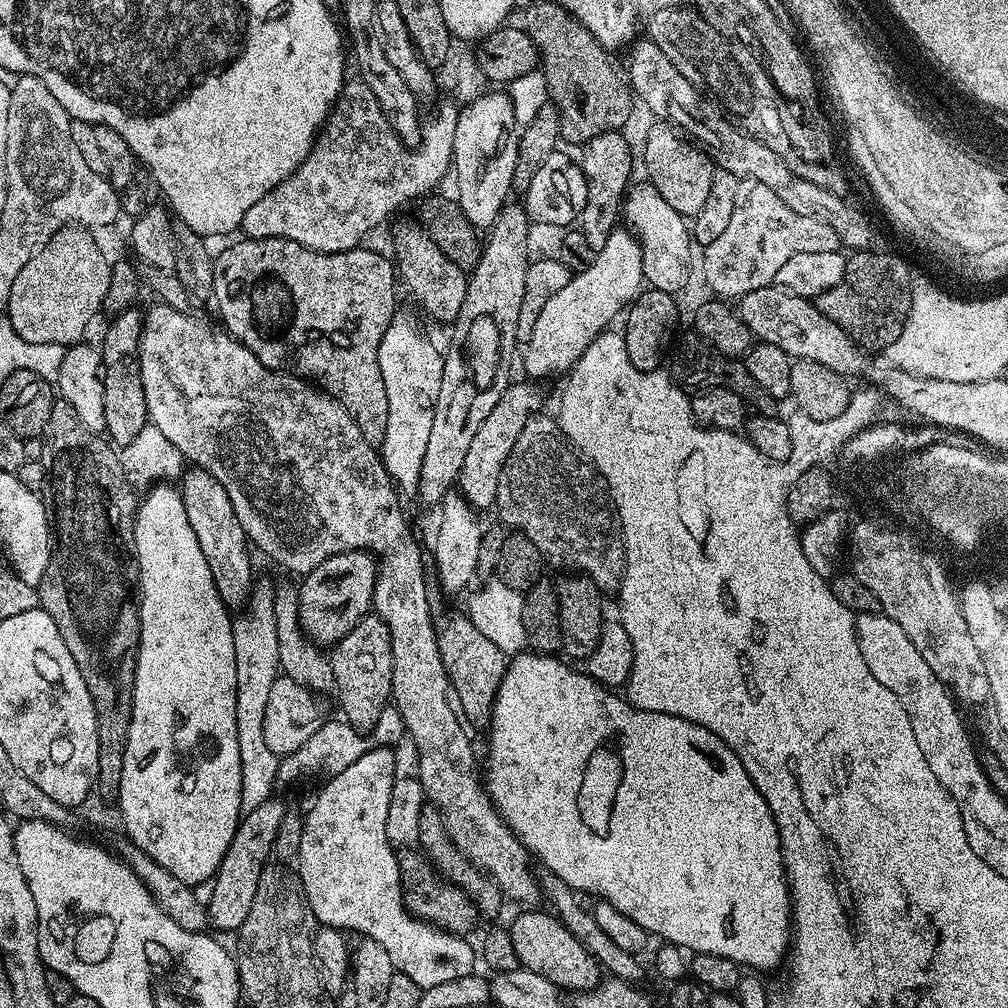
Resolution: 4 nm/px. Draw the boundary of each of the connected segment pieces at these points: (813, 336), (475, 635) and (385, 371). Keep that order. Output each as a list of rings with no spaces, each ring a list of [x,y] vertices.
[[[769,286],[750,290],[750,294],[739,297],[738,304],[742,322],[759,343],[778,346],[796,360],[816,360],[845,378],[860,376],[867,370],[869,353],[860,348],[844,329],[824,316],[809,297]]]
[[[467,616],[454,618],[448,621],[444,626],[439,627],[436,641],[438,642],[439,657],[442,658],[443,668],[447,672],[449,687],[453,692],[457,707],[465,720],[465,723],[471,729],[485,731],[491,727],[493,702],[496,700],[496,694],[505,676],[505,670],[508,665],[507,653],[500,651],[498,646],[486,634],[482,634],[480,630],[473,624],[472,620]]]
[[[397,310],[392,315],[392,324],[382,334],[382,342],[378,346],[378,366],[382,370],[382,382],[386,382],[386,402],[390,402],[390,414],[386,418],[386,438],[378,446],[381,460],[384,461],[384,469],[388,471],[388,476],[392,479],[393,484],[401,493],[415,493],[420,486],[420,475],[422,474],[422,458],[426,458],[426,442],[430,442],[430,426],[434,423],[434,406],[438,402],[438,388],[442,386],[442,370],[444,369],[444,358],[441,349],[436,349],[426,337],[420,333],[420,328],[416,325],[416,320],[410,313],[404,310]]]

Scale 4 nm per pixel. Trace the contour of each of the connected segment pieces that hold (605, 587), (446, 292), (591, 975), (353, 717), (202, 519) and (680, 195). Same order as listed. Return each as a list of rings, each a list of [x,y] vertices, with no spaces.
[[[537,414],[526,422],[518,442],[514,442],[514,450],[510,450],[510,458],[506,458],[494,505],[495,511],[500,511],[499,523],[504,525],[512,520],[508,528],[530,538],[551,567],[553,564],[556,568],[568,568],[564,570],[569,573],[588,576],[601,593],[619,593],[624,577],[624,534],[608,486],[599,472],[565,440],[559,423],[544,415]]]
[[[415,219],[404,220],[392,232],[392,244],[396,247],[394,264],[398,269],[399,279],[412,291],[412,296],[424,307],[428,316],[441,320],[445,326],[451,325],[458,318],[458,310],[462,310],[462,302],[466,298],[468,276],[465,269],[460,268],[424,231],[423,224]]]
[[[524,910],[520,917],[513,924],[510,924],[514,951],[520,959],[520,967],[534,970],[534,974],[542,974],[550,982],[554,982],[556,987],[568,994],[586,992],[590,988],[595,988],[602,979],[602,969],[597,964],[596,959],[588,953],[566,930],[566,926],[557,920],[551,911],[536,912],[540,910]]]
[[[375,614],[363,616],[330,652],[334,678],[335,695],[340,696],[343,719],[348,721],[360,734],[373,731],[382,710],[392,700],[392,643],[386,622]]]
[[[195,466],[183,473],[178,491],[182,506],[186,508],[186,519],[194,530],[194,538],[198,538],[198,546],[202,546],[202,554],[206,554],[206,562],[210,566],[210,574],[214,577],[214,586],[218,586],[222,602],[230,610],[236,610],[243,604],[245,607],[254,591],[252,560],[248,557],[250,541],[242,530],[242,522],[238,522],[238,514],[234,514],[234,506],[230,506],[230,494],[226,494],[226,489],[222,482],[218,482],[218,478]]]
[[[656,122],[653,125],[644,136],[644,168],[648,171],[647,183],[652,184],[654,190],[658,190],[658,194],[662,194],[662,198],[666,198],[668,205],[674,206],[674,210],[678,210],[680,216],[694,218],[698,210],[702,210],[706,197],[710,195],[710,182],[714,178],[712,160],[707,152],[685,139],[673,125],[663,122]]]

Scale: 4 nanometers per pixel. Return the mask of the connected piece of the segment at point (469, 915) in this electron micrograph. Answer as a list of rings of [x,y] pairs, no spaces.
[[[409,846],[399,849],[396,853],[396,861],[402,898],[411,916],[416,916],[428,924],[433,924],[436,928],[443,928],[445,932],[462,937],[467,937],[468,932],[475,930],[476,923],[481,923],[481,914],[474,906],[472,899],[461,888],[445,880],[419,847]]]

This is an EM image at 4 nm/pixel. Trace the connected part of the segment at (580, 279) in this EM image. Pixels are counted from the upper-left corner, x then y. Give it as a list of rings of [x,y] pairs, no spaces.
[[[618,226],[610,238],[606,238],[606,246],[596,249],[594,262],[590,262],[586,270],[575,273],[566,286],[542,306],[542,314],[538,314],[538,322],[534,322],[534,330],[526,342],[524,372],[528,376],[525,377],[541,382],[559,372],[571,372],[590,342],[594,342],[594,338],[611,325],[608,323],[639,297],[636,295],[645,284],[640,243],[627,227]]]

